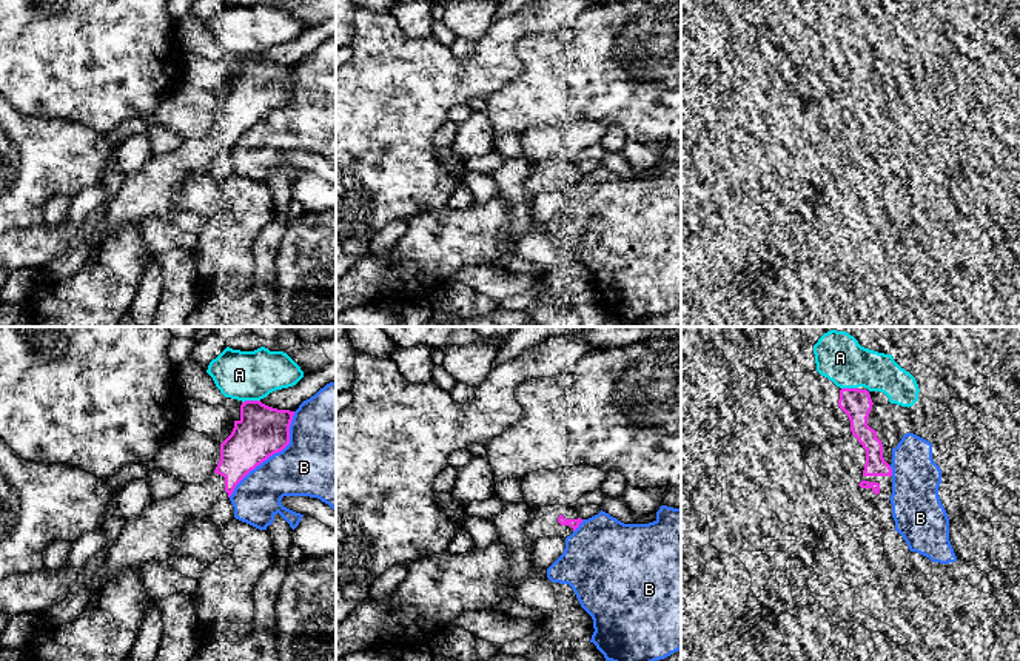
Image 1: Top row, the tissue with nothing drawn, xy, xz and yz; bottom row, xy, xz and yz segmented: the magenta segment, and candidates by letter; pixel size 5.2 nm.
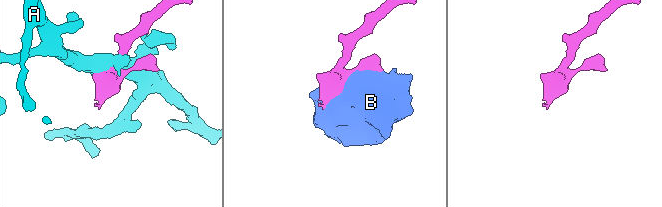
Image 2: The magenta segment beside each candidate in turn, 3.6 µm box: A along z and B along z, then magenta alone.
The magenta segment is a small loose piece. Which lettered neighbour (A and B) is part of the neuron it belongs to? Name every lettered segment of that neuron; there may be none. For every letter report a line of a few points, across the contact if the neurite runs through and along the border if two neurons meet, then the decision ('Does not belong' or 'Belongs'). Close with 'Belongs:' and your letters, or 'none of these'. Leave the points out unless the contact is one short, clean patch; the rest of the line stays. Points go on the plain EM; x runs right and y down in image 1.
A: Does not belong
B: Does not belong
Belongs: none of these

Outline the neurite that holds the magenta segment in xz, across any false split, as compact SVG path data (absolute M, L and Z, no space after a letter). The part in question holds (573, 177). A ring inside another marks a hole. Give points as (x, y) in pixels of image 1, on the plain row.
M550 160L530 165L525 190L530 196L542 191L570 191L582 177L576 162Z

